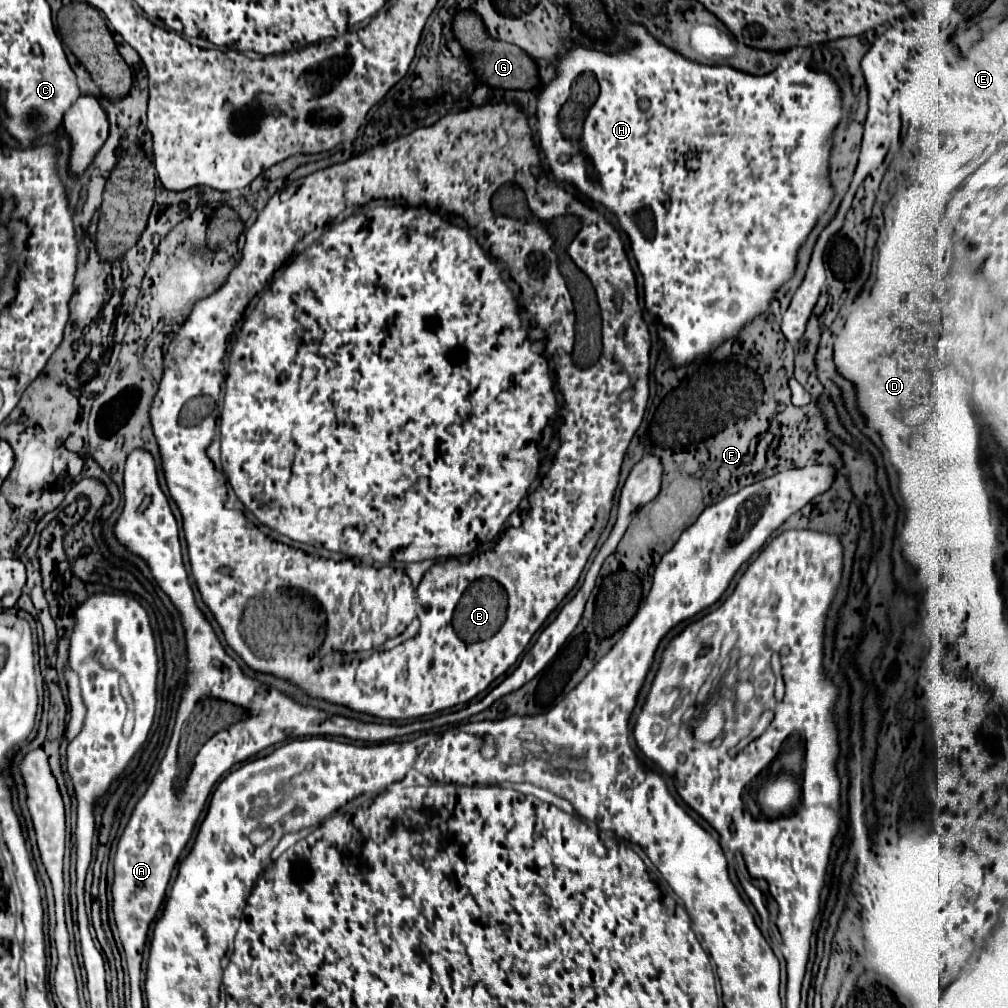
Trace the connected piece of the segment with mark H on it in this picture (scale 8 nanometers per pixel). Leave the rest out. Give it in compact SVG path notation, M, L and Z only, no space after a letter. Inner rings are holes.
M628 24L626 36L628 36L628 40L634 42L634 46L626 52L616 54L616 56L608 56L606 52L588 50L588 48L574 48L574 50L562 52L562 56L558 58L558 76L542 88L542 94L538 98L538 124L540 124L538 132L540 132L542 150L550 162L552 174L558 180L566 180L566 182L574 184L584 196L588 196L590 200L594 200L598 204L604 204L606 208L610 208L610 212L616 214L620 228L630 238L632 252L634 252L638 268L644 276L646 310L656 312L660 316L658 336L660 336L662 344L668 348L672 364L680 366L680 364L696 360L698 356L708 356L724 340L736 338L740 334L740 330L752 318L756 318L758 314L768 310L772 294L784 282L788 282L792 278L792 272L796 266L796 254L798 254L800 246L804 244L806 236L816 226L818 218L828 208L828 204L832 202L832 196L834 196L834 188L832 188L832 182L828 176L828 150L830 150L832 130L838 126L838 122L844 116L842 94L840 94L838 84L832 78L828 78L828 73L814 71L808 66L800 66L800 64L794 64L792 68L780 66L772 74L750 76L750 74L744 74L744 72L734 70L730 66L707 66L687 60L681 54L654 40L648 34L648 30L644 30L644 26L640 26L640 24ZM584 72L590 72L596 78L596 82L600 86L600 96L596 98L592 108L586 110L582 134L574 142L574 140L564 138L564 134L562 134L560 110L572 94L572 84ZM640 100L648 100L646 110L640 108Z

